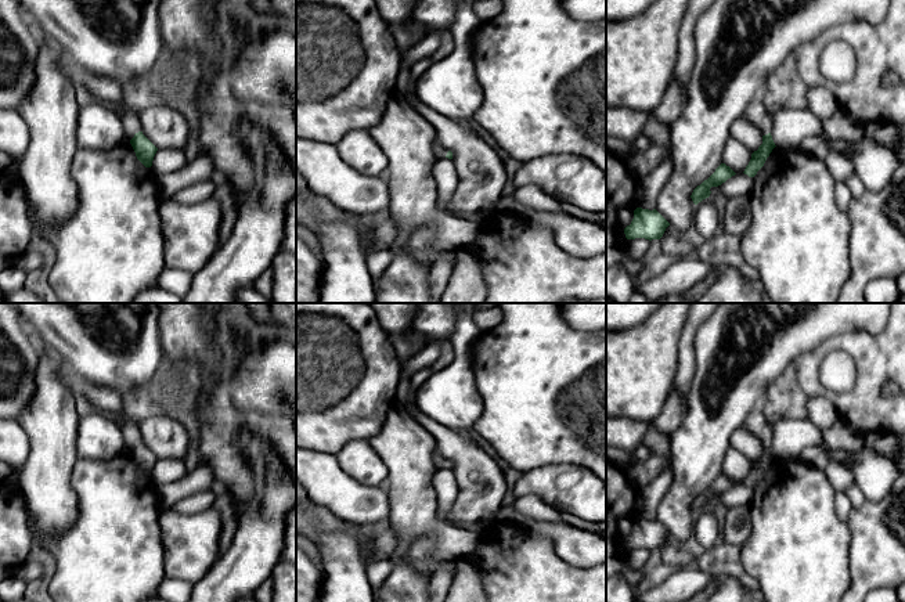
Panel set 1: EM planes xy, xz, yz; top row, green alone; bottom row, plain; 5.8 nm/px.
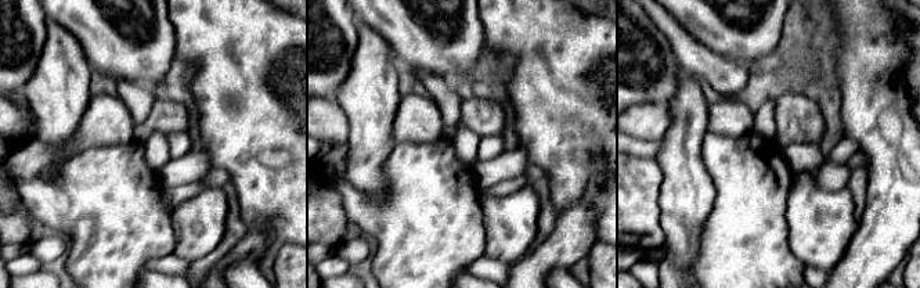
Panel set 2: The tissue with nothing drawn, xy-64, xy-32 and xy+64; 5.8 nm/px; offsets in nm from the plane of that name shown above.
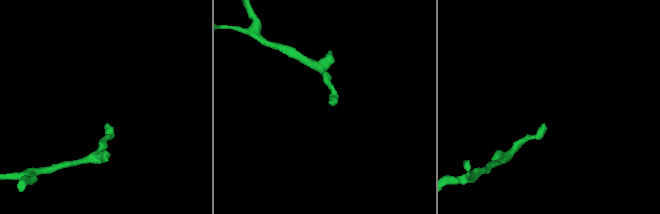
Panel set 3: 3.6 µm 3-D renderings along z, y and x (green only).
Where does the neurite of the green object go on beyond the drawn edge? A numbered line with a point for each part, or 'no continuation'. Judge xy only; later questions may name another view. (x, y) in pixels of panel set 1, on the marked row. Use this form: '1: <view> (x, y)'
1: xy (130, 121)

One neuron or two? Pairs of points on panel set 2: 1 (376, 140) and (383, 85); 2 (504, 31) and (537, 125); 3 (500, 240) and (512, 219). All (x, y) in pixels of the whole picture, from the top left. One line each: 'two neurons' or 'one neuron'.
1: one neuron
2: one neuron
3: one neuron

